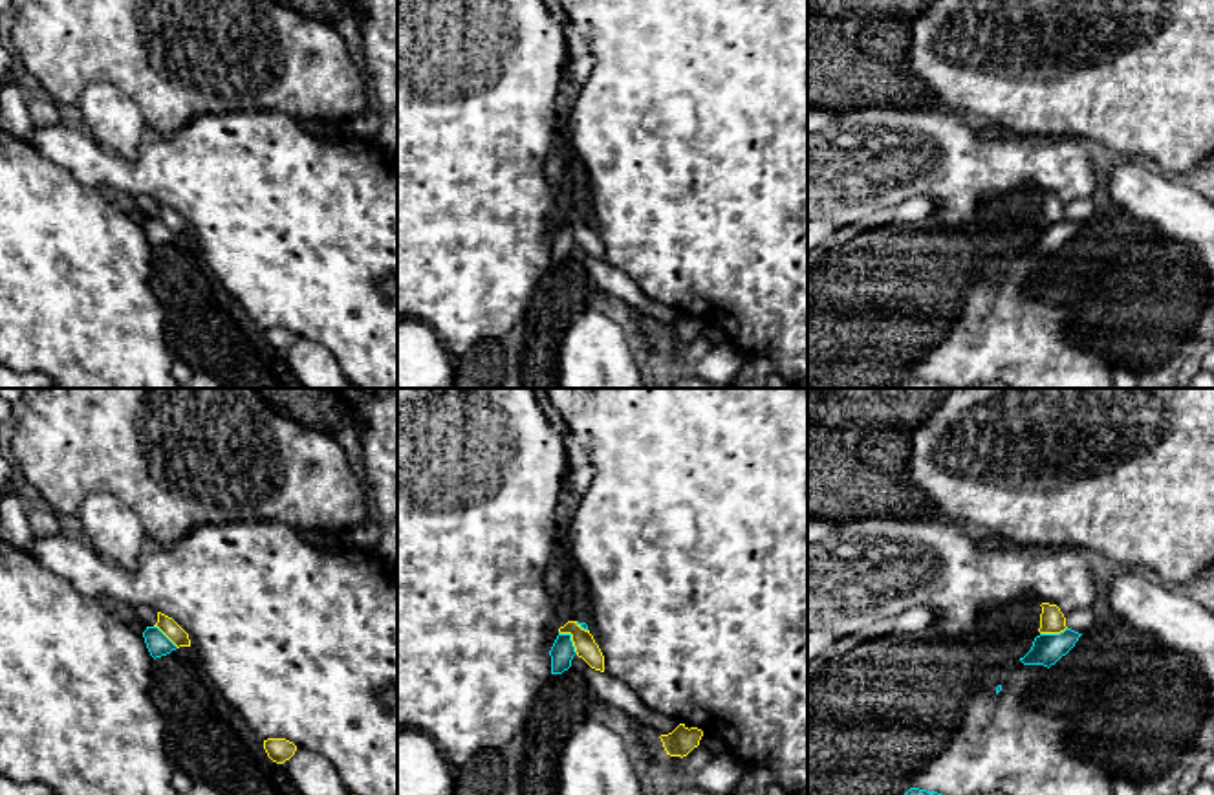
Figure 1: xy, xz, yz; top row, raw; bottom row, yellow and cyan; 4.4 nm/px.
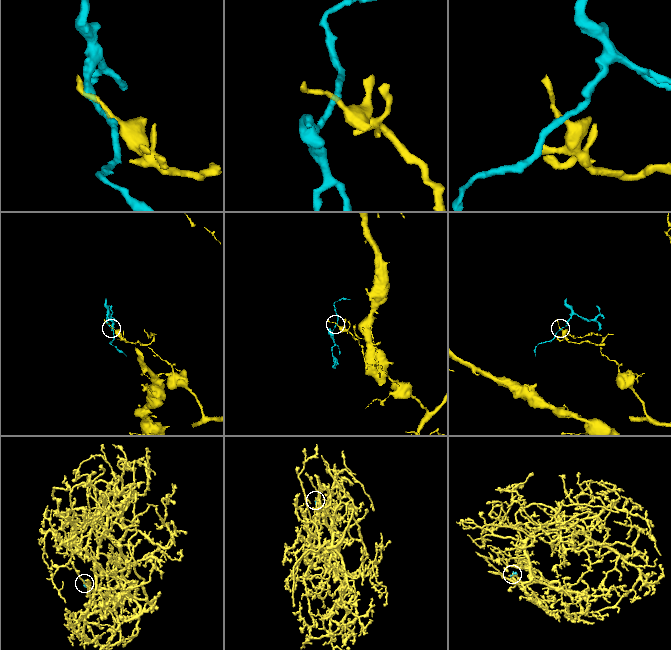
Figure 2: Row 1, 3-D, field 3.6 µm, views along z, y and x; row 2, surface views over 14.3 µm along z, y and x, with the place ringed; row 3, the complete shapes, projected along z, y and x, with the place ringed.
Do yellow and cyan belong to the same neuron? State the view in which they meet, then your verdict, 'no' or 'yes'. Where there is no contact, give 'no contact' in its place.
meets yellow in xz; no

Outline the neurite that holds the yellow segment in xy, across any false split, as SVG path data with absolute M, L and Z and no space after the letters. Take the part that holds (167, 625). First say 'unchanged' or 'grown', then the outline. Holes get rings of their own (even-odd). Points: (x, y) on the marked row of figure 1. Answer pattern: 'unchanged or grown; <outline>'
unchanged; M157 612L157 626L178 648L190 647L189 634L168 615Z

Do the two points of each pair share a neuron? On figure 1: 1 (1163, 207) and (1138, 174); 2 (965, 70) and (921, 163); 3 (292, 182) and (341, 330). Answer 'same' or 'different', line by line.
1: same
2: different
3: same

